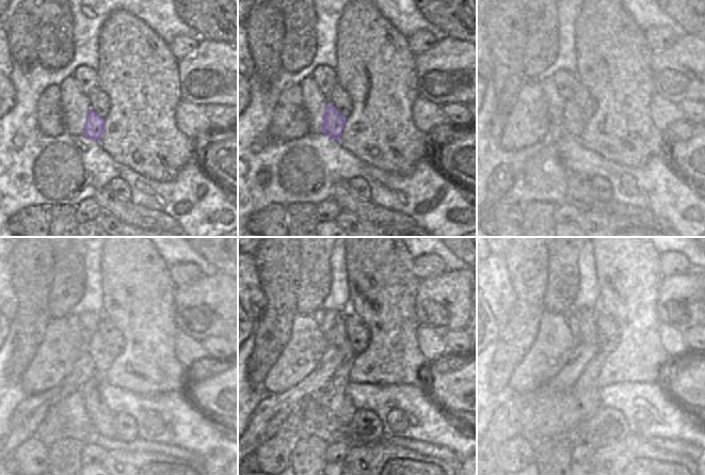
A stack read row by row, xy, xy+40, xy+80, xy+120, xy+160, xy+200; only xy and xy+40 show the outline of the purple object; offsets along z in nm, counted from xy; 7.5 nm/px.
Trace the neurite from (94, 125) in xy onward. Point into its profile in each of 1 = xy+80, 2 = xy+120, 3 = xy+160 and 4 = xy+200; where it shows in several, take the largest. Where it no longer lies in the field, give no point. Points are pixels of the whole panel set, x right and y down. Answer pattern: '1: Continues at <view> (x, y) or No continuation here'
1: Continues at xy+80 (574, 121)
2: Continues at xy+120 (101, 359)
3: Continues at xy+160 (340, 342)
4: Continues at xy+200 (582, 326)

